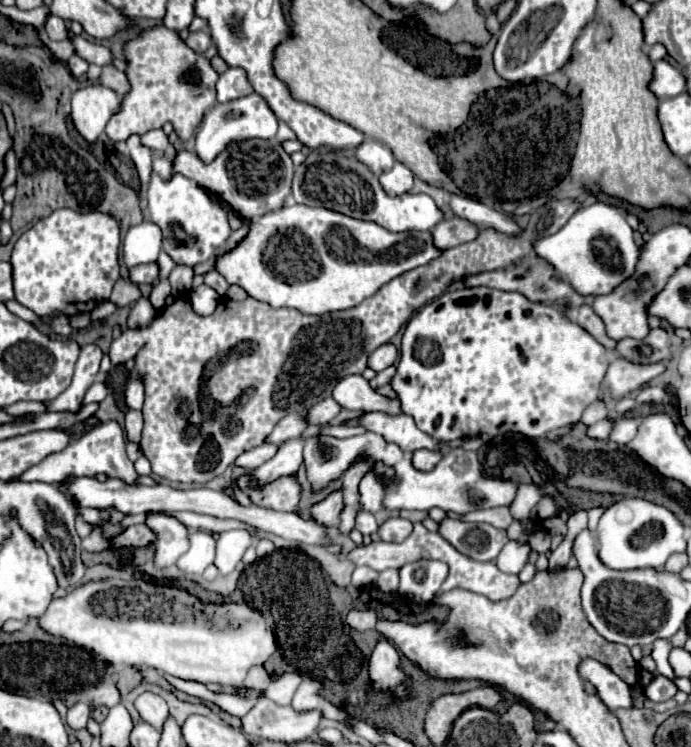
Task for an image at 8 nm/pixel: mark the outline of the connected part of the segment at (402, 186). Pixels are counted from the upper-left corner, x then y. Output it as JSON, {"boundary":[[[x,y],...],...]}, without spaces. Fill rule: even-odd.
{"boundary":[[[395,162],[395,166],[389,172],[379,176],[379,182],[389,196],[399,196],[413,188],[413,174],[407,166],[403,166],[401,162]]]}

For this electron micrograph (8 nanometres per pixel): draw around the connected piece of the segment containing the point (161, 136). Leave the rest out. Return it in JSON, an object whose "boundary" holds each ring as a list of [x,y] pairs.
{"boundary":[[[149,130],[149,134],[141,136],[141,142],[153,152],[163,152],[169,146],[169,136],[163,130]]]}

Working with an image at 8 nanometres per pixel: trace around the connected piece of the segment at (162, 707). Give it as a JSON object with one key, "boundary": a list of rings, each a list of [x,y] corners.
{"boundary":[[[143,692],[137,696],[135,700],[135,708],[141,716],[141,720],[149,722],[151,726],[155,726],[157,730],[161,730],[163,722],[167,720],[169,716],[169,710],[167,710],[167,704],[161,696],[153,694],[153,692]]]}

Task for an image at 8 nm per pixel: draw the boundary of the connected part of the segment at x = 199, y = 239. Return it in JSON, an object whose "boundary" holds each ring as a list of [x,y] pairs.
{"boundary":[[[153,174],[149,184],[149,214],[151,220],[163,230],[165,252],[177,264],[195,266],[209,260],[231,234],[221,200],[181,174],[173,174],[169,182],[165,182],[159,174]]]}

